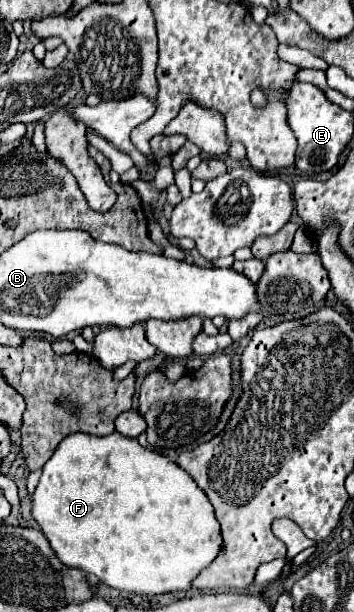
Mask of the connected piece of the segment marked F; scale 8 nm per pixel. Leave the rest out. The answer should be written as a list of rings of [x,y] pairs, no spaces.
[[[113,432],[109,436],[91,436],[91,434],[69,434],[61,440],[51,460],[43,466],[43,474],[39,480],[37,490],[33,492],[33,518],[39,522],[43,534],[47,536],[51,548],[55,550],[57,558],[71,568],[79,568],[83,572],[95,574],[103,584],[133,592],[133,594],[167,594],[167,592],[181,592],[181,590],[193,590],[193,580],[199,576],[203,568],[207,568],[217,554],[221,552],[223,538],[221,538],[221,526],[215,518],[215,512],[211,508],[211,502],[207,500],[207,494],[195,484],[195,480],[179,468],[175,462],[171,462],[165,454],[159,454],[155,450],[143,448],[135,438],[119,436],[119,432]]]

